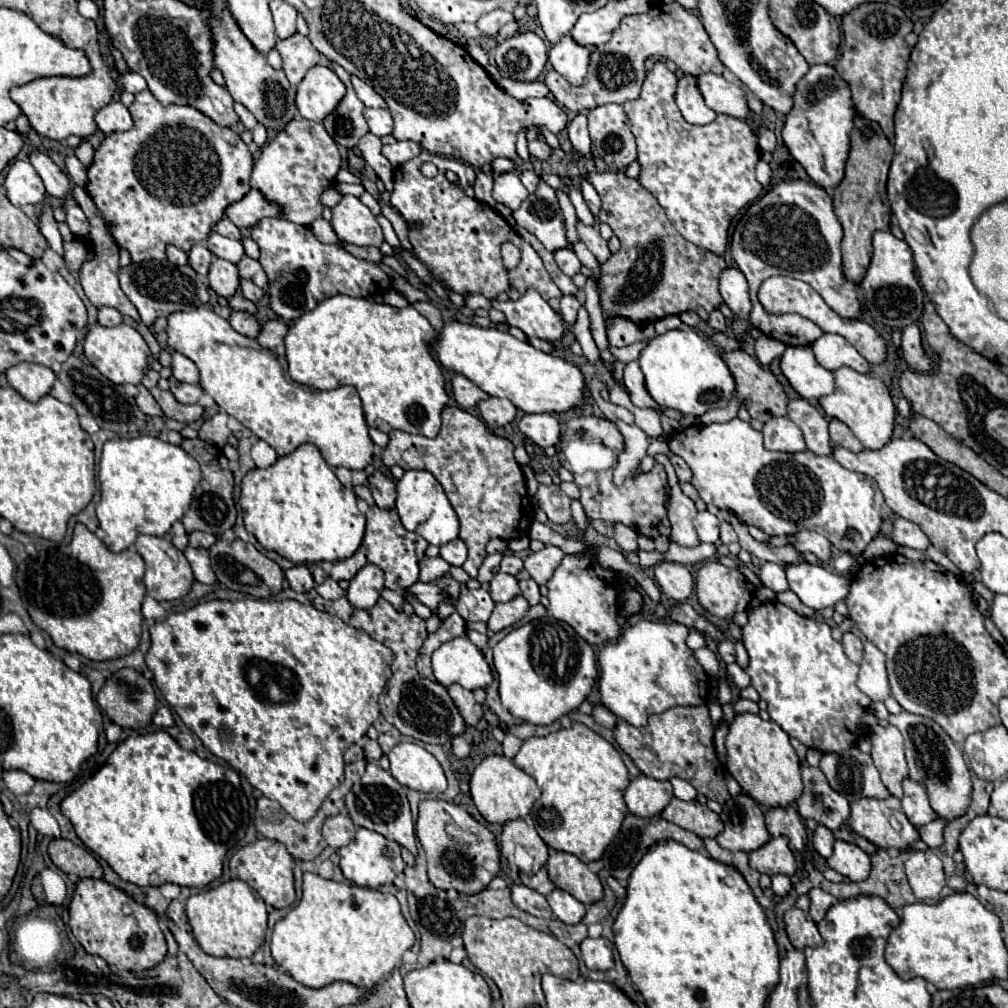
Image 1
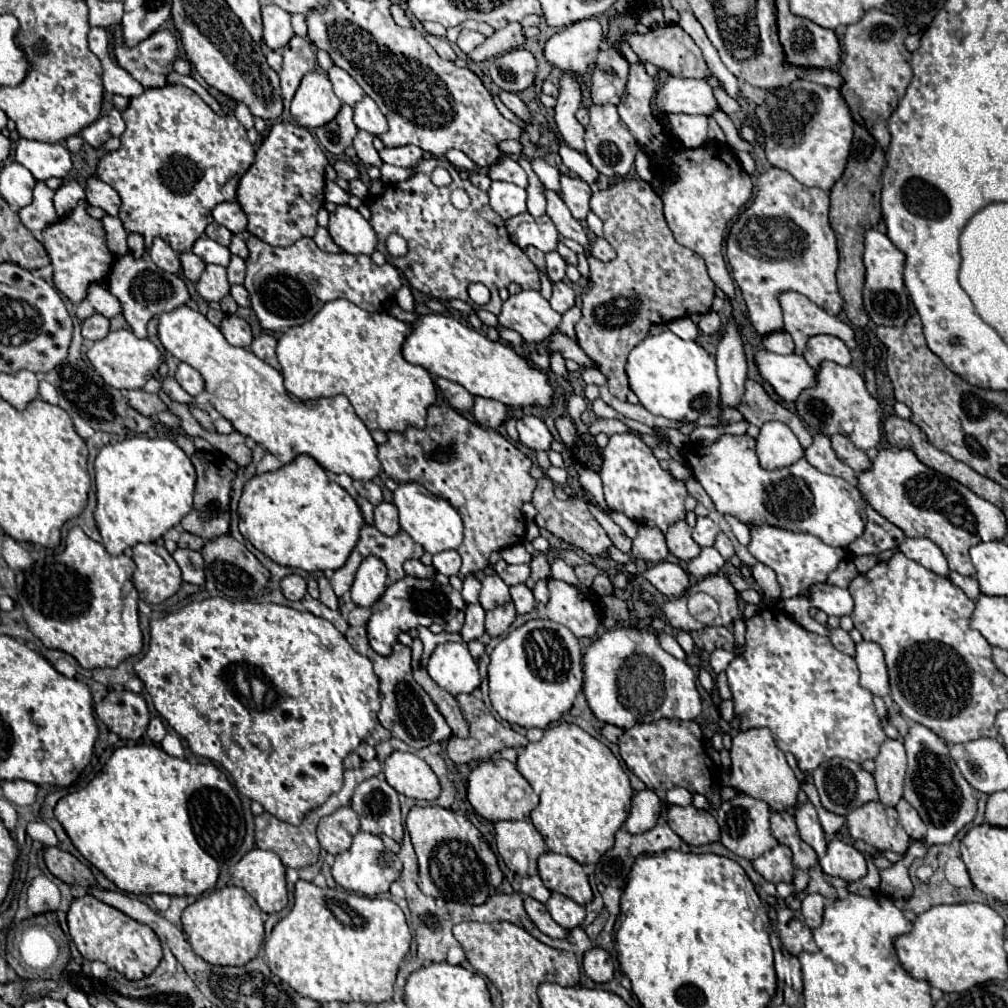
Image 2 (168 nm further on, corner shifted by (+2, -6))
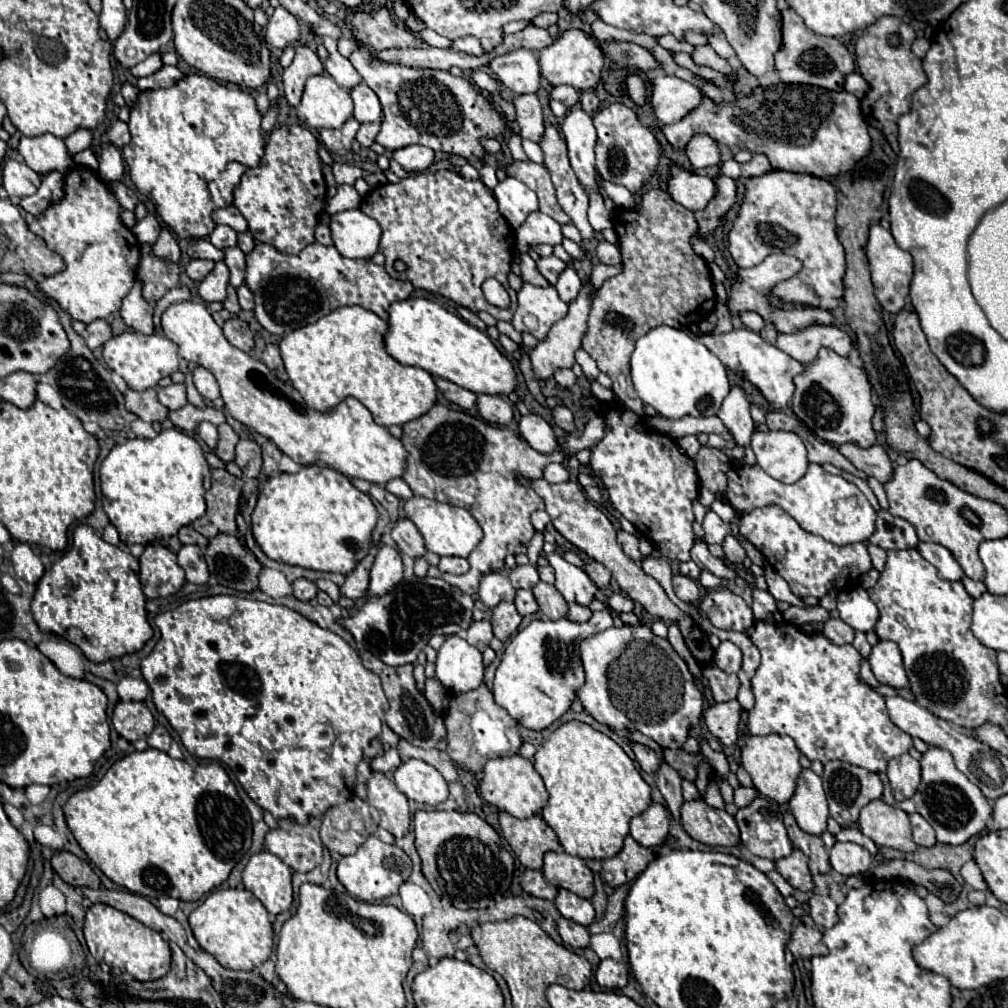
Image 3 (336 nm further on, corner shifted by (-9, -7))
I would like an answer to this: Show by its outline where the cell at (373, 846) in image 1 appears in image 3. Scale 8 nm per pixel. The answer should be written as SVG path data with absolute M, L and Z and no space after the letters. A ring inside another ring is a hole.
M370 836L356 854L352 856L344 856L338 862L338 880L340 884L358 900L364 902L376 902L382 898L388 898L392 894L398 894L400 884L410 876L412 872L412 862L410 858L404 854L404 850L400 850L398 846L390 846L384 844L382 840L378 840L376 836Z

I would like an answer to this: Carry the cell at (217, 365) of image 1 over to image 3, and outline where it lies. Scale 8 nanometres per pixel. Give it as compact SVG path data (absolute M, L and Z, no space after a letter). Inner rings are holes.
M170 304L162 312L162 332L178 344L178 352L184 360L196 362L216 376L222 400L236 420L270 438L294 462L304 466L326 464L348 478L362 478L380 486L404 474L406 448L388 432L388 428L374 422L370 410L362 402L346 398L326 412L308 408L298 390L280 382L260 360L232 346L204 304Z

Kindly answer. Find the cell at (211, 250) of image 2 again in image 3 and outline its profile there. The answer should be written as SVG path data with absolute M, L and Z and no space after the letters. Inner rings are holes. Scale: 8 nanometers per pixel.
M194 240L194 242L190 242L190 246L188 246L186 252L188 252L190 258L208 258L208 260L214 260L214 262L224 260L224 252L218 250L208 240Z

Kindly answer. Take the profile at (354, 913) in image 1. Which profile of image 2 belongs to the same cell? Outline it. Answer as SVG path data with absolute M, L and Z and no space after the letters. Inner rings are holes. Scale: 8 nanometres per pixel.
M297 881L295 905L287 917L283 917L273 933L265 939L267 965L281 981L289 983L299 995L311 997L319 1003L329 1001L365 1001L383 1003L393 997L393 983L399 963L409 953L411 933L405 915L391 899L369 899L339 889L319 889L309 881Z

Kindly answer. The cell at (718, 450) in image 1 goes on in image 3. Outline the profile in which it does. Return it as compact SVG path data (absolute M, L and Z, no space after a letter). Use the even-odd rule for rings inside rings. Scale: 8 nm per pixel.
M810 464L808 472L794 484L782 484L770 478L762 468L754 466L738 466L728 470L728 490L726 500L732 508L746 514L754 508L778 504L786 510L806 532L822 536L824 540L846 546L854 542L868 542L870 534L874 532L876 512L870 506L868 498L858 490L856 484L846 482L842 476L832 476L824 472L818 464Z

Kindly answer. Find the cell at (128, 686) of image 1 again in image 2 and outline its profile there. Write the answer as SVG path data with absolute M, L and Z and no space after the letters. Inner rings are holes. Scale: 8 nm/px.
M125 687L109 689L107 697L95 705L97 717L115 731L121 739L141 739L149 725L149 707L141 693L127 691Z

